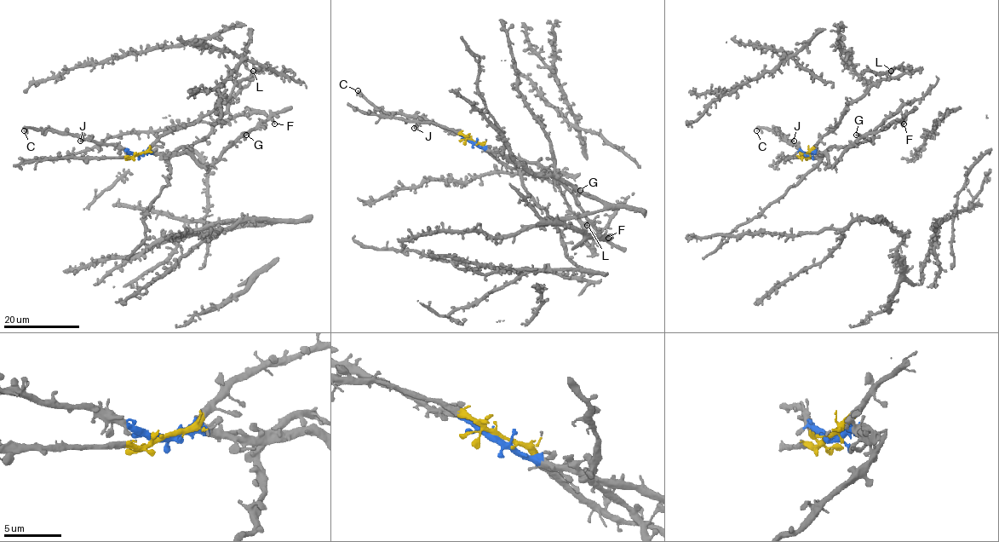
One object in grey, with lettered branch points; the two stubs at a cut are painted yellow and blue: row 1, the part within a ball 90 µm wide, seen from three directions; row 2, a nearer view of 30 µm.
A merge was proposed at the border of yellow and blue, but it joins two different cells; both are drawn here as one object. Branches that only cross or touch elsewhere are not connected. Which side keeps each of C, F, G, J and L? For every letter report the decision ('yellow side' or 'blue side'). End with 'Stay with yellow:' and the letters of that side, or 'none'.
C: blue side
F: blue side
G: blue side
J: blue side
L: yellow side
Stay with yellow: L

